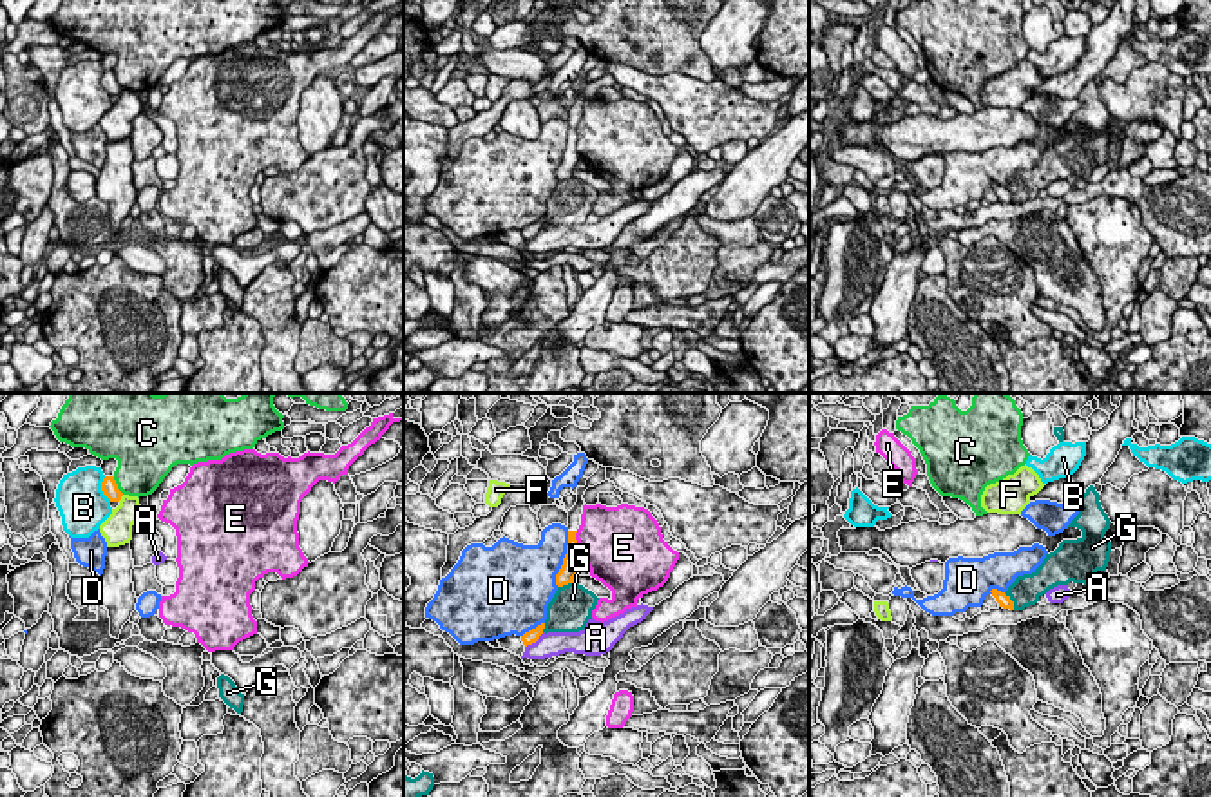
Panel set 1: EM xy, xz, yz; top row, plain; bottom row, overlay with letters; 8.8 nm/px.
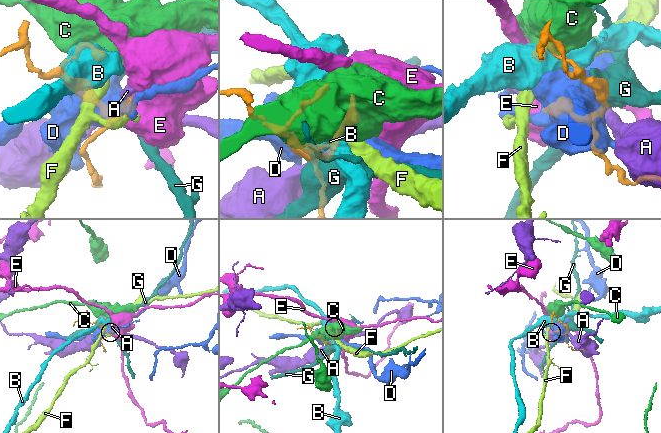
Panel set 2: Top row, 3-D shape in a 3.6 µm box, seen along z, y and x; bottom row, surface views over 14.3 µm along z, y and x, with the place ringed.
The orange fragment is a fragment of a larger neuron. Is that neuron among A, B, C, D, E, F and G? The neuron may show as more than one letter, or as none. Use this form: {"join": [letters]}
{"join": []}

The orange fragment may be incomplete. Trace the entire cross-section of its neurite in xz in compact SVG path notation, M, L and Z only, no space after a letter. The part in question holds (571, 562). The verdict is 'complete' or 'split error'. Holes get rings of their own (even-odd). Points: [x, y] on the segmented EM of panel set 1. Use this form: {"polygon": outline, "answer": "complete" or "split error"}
{"polygon": "M599 466L599 469L586 480L586 485L577 487L577 502L568 511L568 545L567 545L567 554L563 558L563 565L559 572L556 574L558 587L574 583L574 580L579 576L577 569L583 562L577 558L576 533L581 525L581 514L583 514L583 505L585 505L583 495L588 487L594 487L605 480L606 480L606 467Z", "answer": "split error"}

